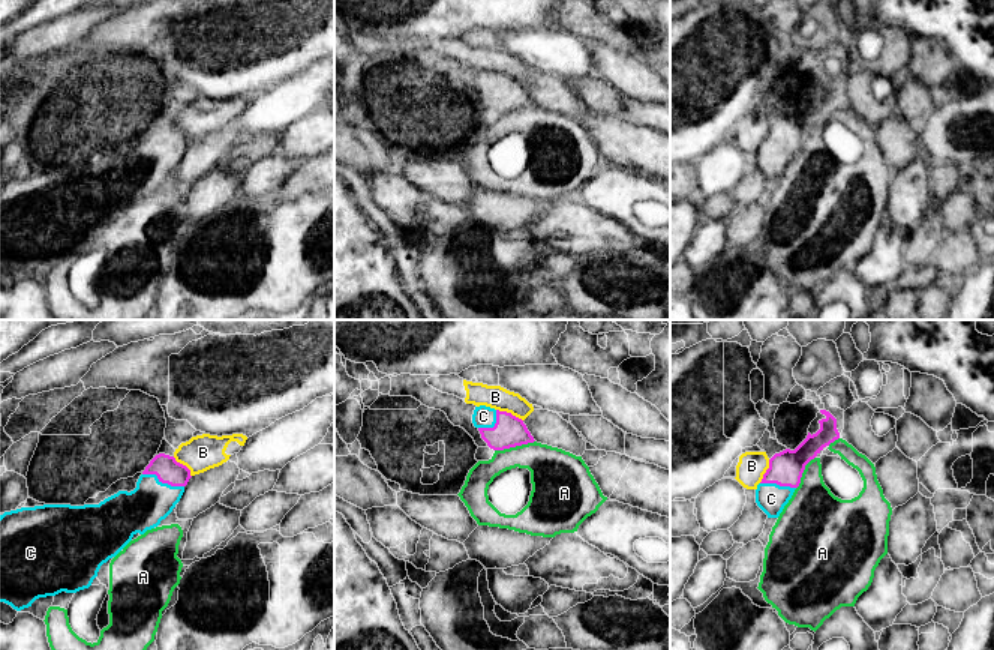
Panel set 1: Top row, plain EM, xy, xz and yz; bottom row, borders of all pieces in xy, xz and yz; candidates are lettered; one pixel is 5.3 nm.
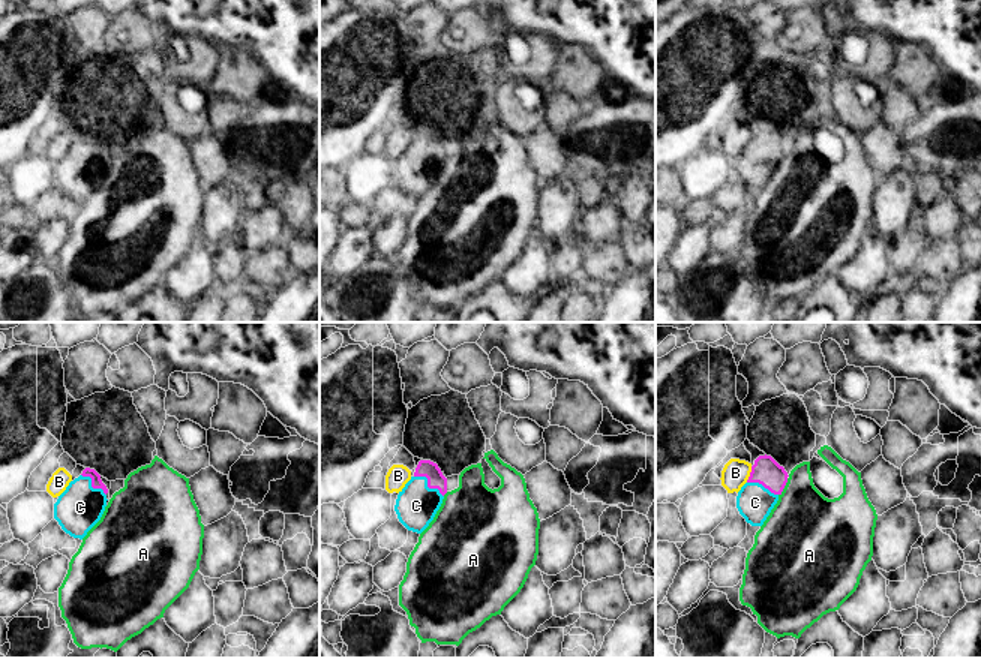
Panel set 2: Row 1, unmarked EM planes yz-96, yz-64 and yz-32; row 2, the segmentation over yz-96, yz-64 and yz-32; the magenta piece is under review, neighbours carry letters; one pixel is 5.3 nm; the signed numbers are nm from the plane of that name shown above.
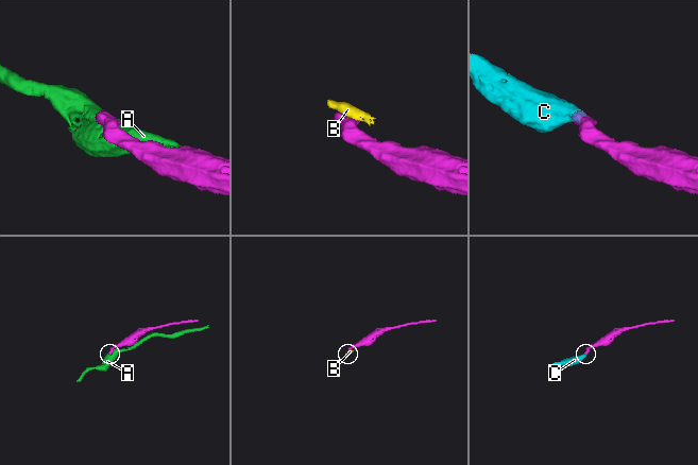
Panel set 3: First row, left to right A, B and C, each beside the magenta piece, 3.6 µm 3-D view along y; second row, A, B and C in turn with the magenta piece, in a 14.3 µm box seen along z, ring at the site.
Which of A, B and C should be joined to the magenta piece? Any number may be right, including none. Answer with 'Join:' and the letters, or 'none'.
Join: C

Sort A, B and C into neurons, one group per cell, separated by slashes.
A / B / C

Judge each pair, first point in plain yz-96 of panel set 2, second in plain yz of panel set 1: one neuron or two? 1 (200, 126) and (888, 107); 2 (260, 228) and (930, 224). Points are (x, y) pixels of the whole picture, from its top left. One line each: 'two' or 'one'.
1: one
2: two

